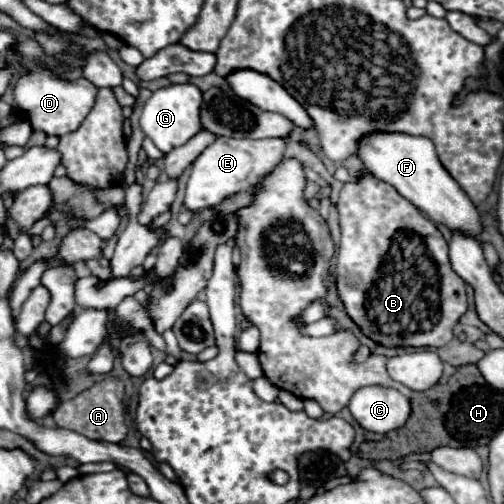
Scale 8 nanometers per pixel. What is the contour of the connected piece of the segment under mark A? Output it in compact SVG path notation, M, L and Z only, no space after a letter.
M104 377L102 381L94 383L90 389L76 395L72 401L60 403L52 417L58 427L76 431L94 441L108 441L108 443L122 443L128 435L128 427L124 421L124 383L118 377Z

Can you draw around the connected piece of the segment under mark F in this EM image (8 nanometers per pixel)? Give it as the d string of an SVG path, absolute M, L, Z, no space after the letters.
M372 131L358 141L356 155L362 159L366 171L372 177L390 183L404 199L416 205L434 223L442 223L452 231L460 229L474 237L480 233L480 217L476 207L472 207L472 201L464 195L464 191L460 191L460 185L442 167L434 143L430 139L406 133Z

